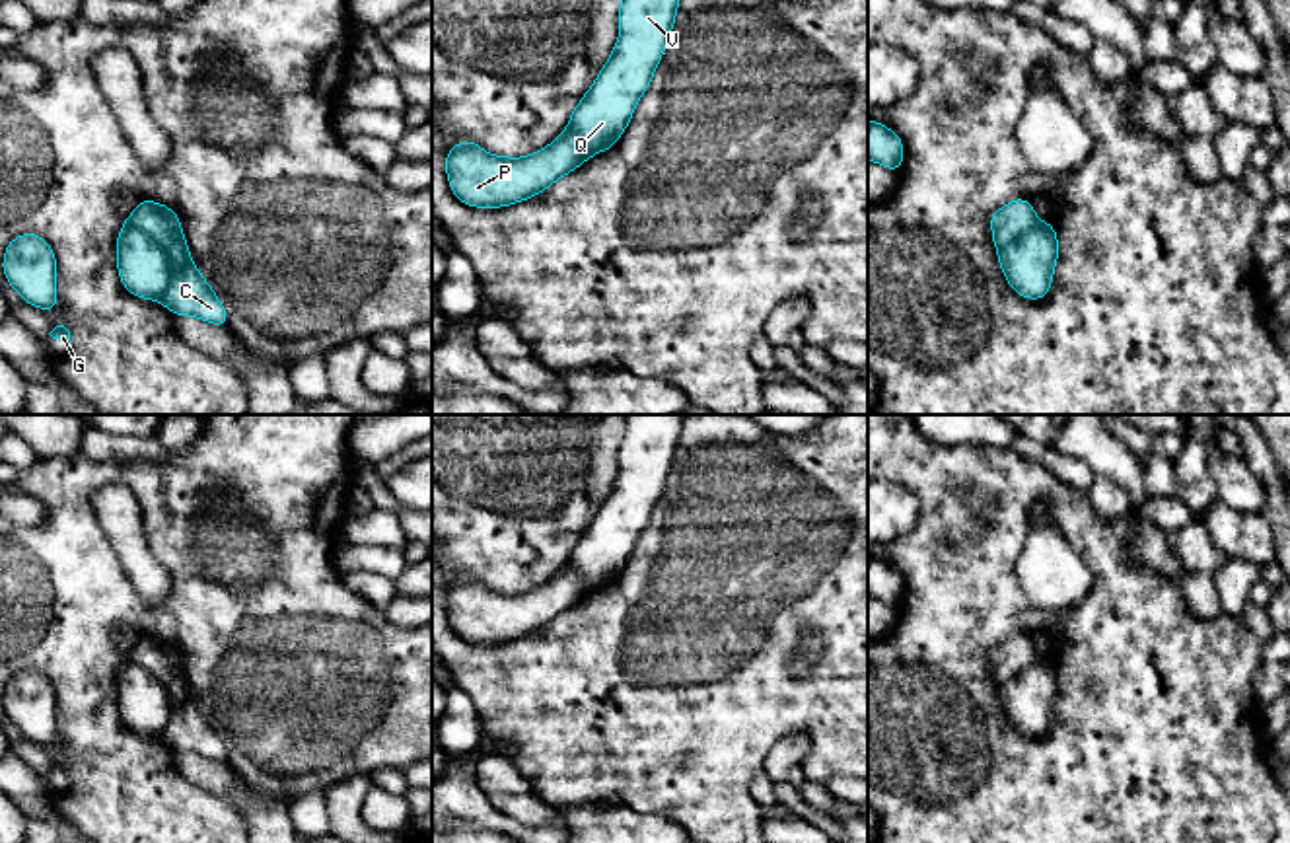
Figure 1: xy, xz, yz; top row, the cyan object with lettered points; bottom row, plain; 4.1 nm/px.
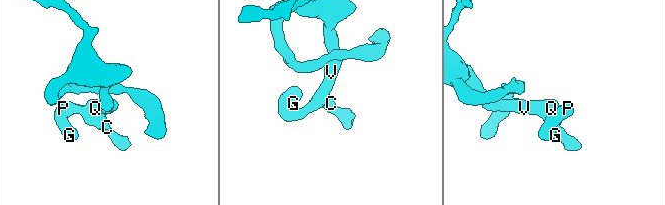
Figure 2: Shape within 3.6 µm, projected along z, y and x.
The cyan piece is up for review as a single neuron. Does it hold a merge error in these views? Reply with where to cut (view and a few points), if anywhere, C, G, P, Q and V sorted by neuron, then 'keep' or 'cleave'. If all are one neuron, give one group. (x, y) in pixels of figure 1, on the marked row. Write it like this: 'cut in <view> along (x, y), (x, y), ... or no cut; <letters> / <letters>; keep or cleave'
cut in xy along (127, 220), (148, 234), (166, 254), (170, 285), (162, 300); C Q V / G P; cleave

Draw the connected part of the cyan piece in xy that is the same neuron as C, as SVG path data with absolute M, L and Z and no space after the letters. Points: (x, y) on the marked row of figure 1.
M142 199L132 214L126 216L126 222L150 236L167 253L171 280L161 304L173 315L195 315L228 327L228 313L222 302L191 259L179 216L165 204Z

